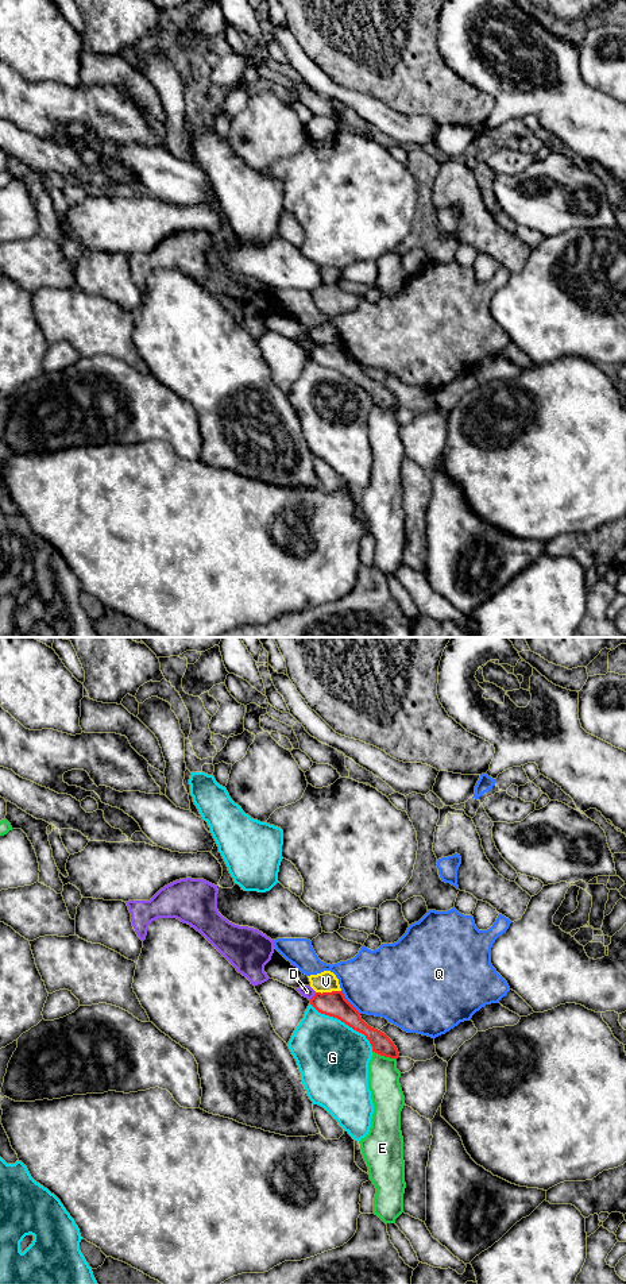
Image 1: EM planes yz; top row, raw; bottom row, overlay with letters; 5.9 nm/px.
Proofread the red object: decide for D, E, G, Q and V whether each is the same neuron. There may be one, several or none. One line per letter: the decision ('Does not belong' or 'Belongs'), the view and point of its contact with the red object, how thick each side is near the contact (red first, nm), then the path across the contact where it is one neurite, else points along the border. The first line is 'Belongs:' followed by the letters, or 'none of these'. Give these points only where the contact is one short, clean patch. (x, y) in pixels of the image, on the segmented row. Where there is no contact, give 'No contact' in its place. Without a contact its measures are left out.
Belongs: none of these
D: Does not belong. Touches red at yz (313, 997). Thickness 150 nm (red) against 70 nm. Boundary: yz (316, 993), (309, 999)
E: Does not belong. Touches red at yz (385, 1056). Thickness 120 nm (red) against 190 nm
G: Does not belong. Touches red at yz (344, 1022). Thickness 150 nm (red) against 420 nm
Q: Does not belong. Touches red at yz (348, 1002). Thickness 150 nm (red) against 400 nm
V: Does not belong. Touches red at yz (328, 993). Thickness 150 nm (red) against 130 nm. Boundary: yz (340, 990), (316, 993)

